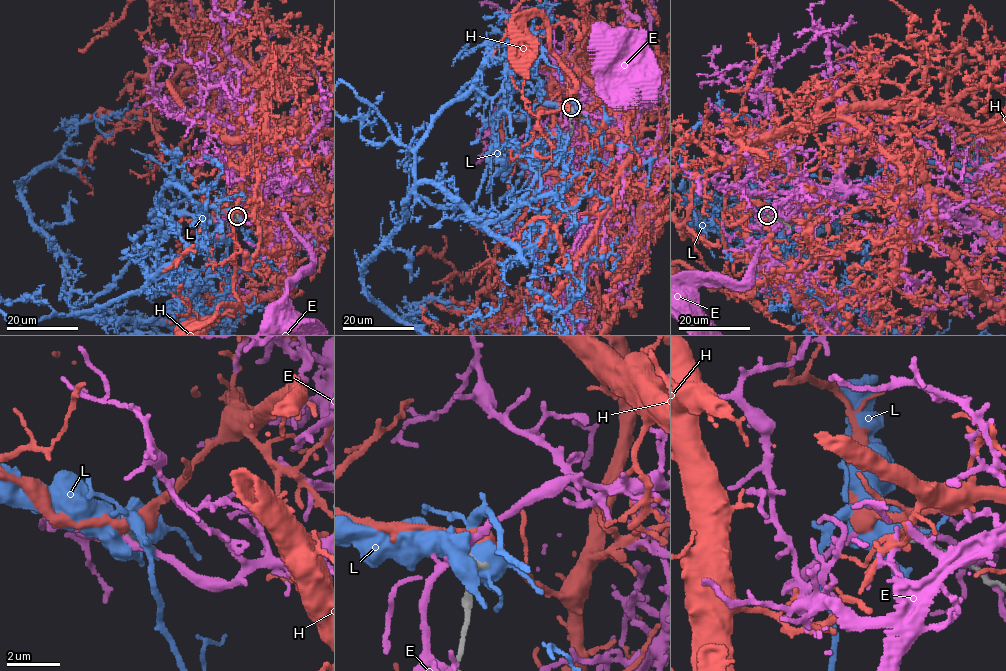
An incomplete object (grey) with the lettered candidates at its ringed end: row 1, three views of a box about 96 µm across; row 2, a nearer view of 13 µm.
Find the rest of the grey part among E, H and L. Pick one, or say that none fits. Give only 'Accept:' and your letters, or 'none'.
Accept: H

